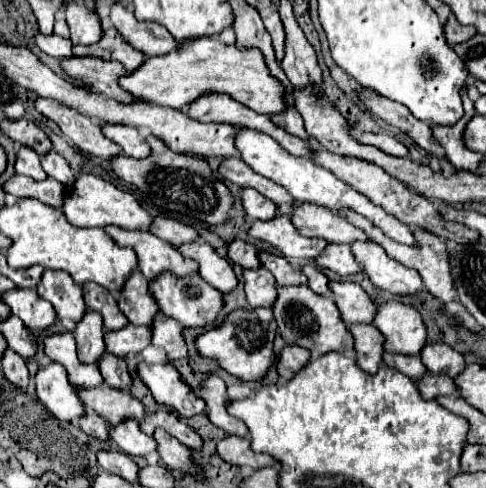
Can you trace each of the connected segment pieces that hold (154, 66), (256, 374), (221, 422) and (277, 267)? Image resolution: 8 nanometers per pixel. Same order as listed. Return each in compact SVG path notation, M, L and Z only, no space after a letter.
M215 38L189 40L179 44L169 54L147 58L139 70L123 76L119 84L149 104L177 110L189 106L189 102L195 102L201 94L213 92L229 94L233 100L259 114L275 114L283 110L283 86L267 74L263 54L259 54L259 50L239 50L237 46L227 46Z
M235 308L225 316L221 326L199 334L195 346L203 358L213 358L229 374L251 382L263 378L269 366L273 364L273 338L275 332L271 330L269 322L261 322L253 308Z
M209 376L195 394L207 402L205 414L215 426L225 430L227 434L235 434L243 438L247 436L247 426L243 426L239 418L227 414L227 388L219 376Z
M259 252L259 262L275 276L277 286L289 286L289 284L305 284L307 278L301 270L295 270L283 256L271 254L271 252Z

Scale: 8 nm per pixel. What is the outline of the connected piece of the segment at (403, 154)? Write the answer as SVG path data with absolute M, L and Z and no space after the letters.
M361 134L355 140L361 142L361 144L375 146L389 156L397 156L397 158L407 158L409 156L409 148L405 144L401 144L397 138L387 136L387 134Z

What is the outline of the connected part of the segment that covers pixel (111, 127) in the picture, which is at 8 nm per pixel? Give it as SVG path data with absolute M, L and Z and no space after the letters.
M105 124L103 134L117 142L125 156L131 158L147 158L151 154L151 146L145 142L143 136L139 136L139 130L133 126L123 126L123 124Z

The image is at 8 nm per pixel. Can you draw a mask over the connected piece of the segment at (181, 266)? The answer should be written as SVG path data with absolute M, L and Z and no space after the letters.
M105 226L105 232L119 244L131 246L139 260L141 274L151 282L163 270L173 270L173 274L187 276L197 272L197 262L185 258L175 246L155 238L151 232L143 230L125 230L119 226Z

